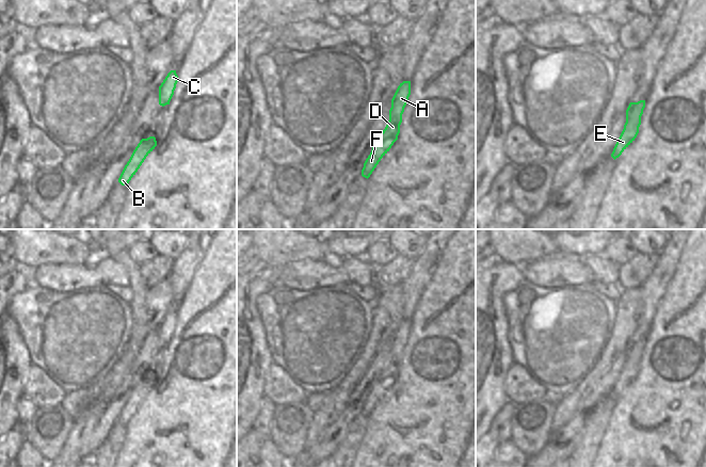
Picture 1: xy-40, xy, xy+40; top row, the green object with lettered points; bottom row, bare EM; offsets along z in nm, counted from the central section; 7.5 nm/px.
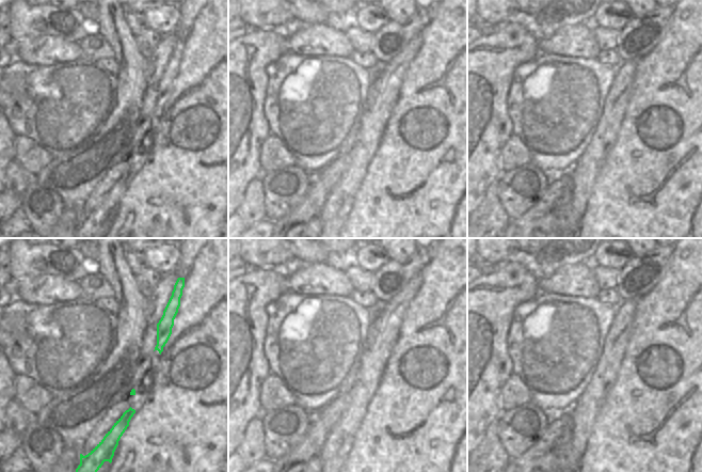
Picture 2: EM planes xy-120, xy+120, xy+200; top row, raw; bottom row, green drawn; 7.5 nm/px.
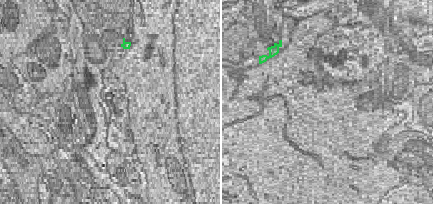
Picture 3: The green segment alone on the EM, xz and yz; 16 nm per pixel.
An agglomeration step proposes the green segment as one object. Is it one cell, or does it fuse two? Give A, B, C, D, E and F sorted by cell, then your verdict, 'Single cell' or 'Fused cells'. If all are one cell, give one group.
Groups: A B C D E F. Single cell.

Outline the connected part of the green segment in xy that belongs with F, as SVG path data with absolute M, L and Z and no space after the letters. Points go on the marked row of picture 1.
M403 81L398 86L389 110L389 120L380 138L372 144L372 150L364 163L362 176L369 178L381 159L389 151L398 140L402 114L411 95L411 81Z

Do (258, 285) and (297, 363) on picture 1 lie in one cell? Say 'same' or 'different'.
different

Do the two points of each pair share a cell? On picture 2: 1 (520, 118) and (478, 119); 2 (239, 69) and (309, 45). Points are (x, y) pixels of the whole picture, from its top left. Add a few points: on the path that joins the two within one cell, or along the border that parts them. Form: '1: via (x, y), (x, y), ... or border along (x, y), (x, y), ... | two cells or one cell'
1: border along (508, 93), (507, 113), (513, 134) | two cells
2: border along (284, 31), (286, 33), (287, 50) | two cells

